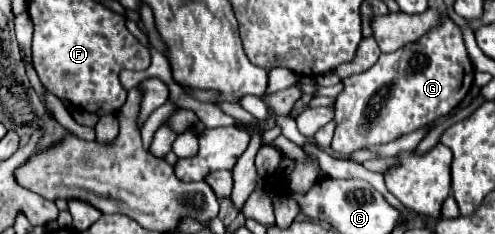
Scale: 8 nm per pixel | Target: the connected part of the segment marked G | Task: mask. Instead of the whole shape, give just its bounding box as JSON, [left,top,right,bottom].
[332,18,474,152]

